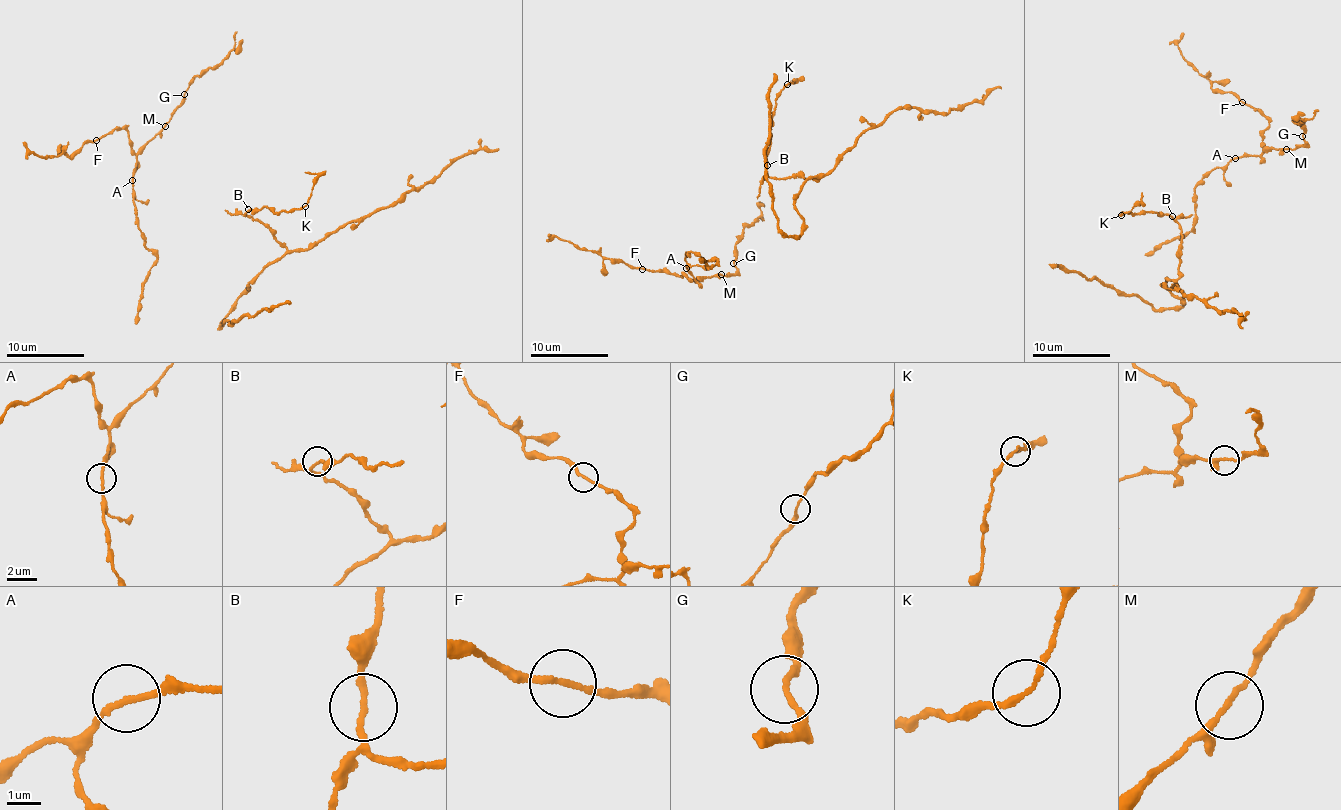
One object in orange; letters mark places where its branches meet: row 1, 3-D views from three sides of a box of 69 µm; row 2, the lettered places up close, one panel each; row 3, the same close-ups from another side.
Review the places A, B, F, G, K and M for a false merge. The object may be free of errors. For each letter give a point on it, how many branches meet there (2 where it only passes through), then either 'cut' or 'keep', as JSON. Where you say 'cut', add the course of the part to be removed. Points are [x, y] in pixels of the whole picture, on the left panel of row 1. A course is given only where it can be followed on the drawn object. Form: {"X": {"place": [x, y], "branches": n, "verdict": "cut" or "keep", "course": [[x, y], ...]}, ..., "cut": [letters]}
{"A": {"place": [132, 180], "branches": 2, "verdict": "keep"}, "B": {"place": [248, 209], "branches": 2, "verdict": "keep"}, "F": {"place": [96, 140], "branches": 2, "verdict": "keep"}, "G": {"place": [184, 94], "branches": 2, "verdict": "keep"}, "K": {"place": [305, 206], "branches": 2, "verdict": "keep"}, "M": {"place": [165, 126], "branches": 2, "verdict": "keep"}, "cut": []}

